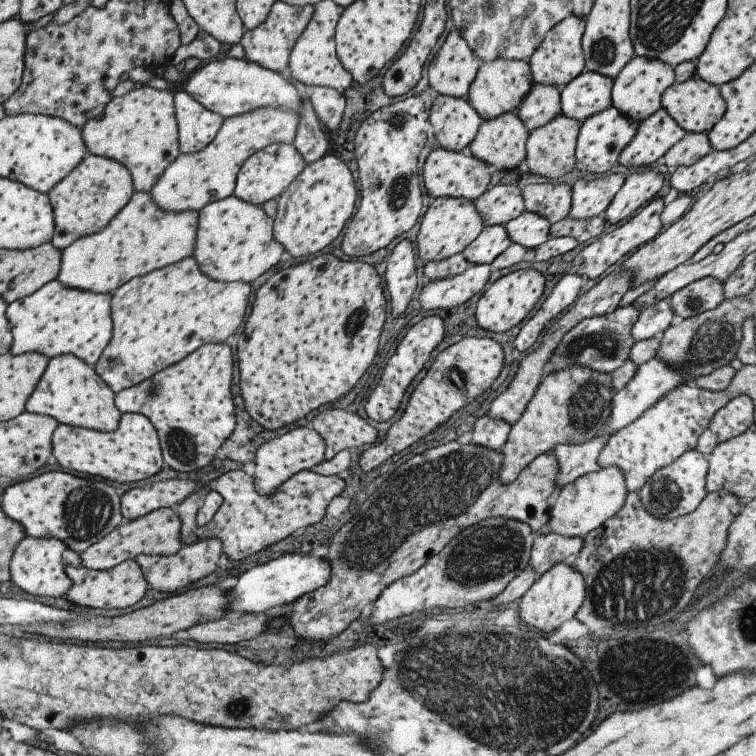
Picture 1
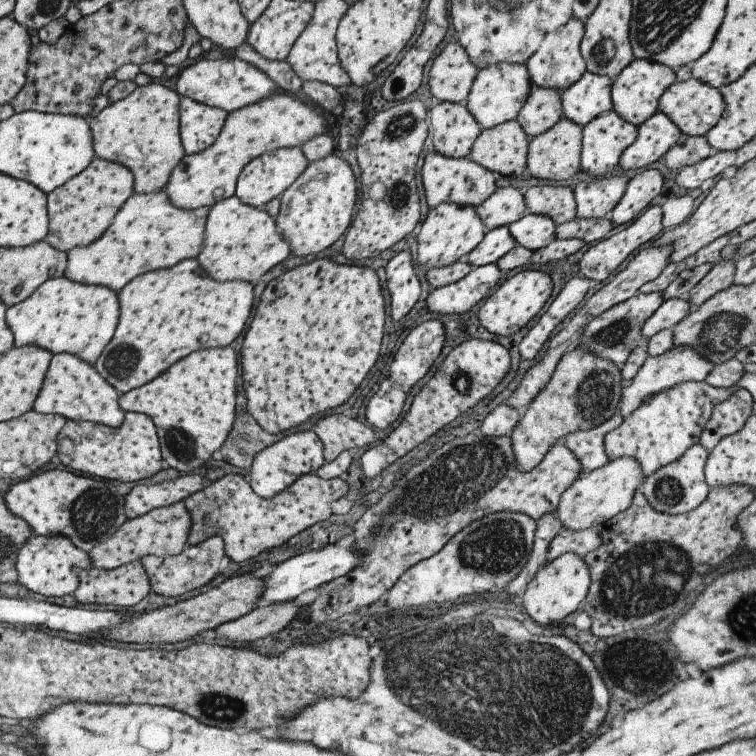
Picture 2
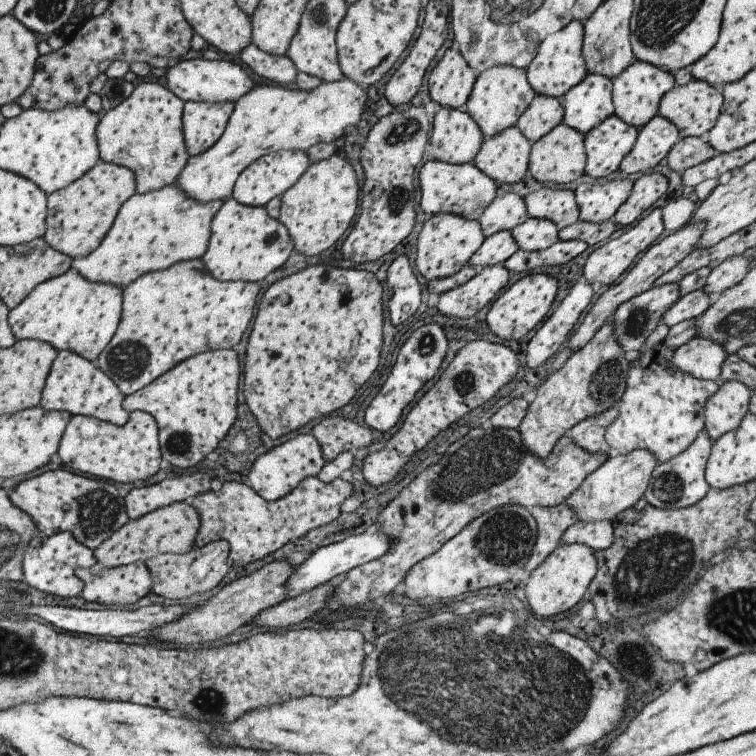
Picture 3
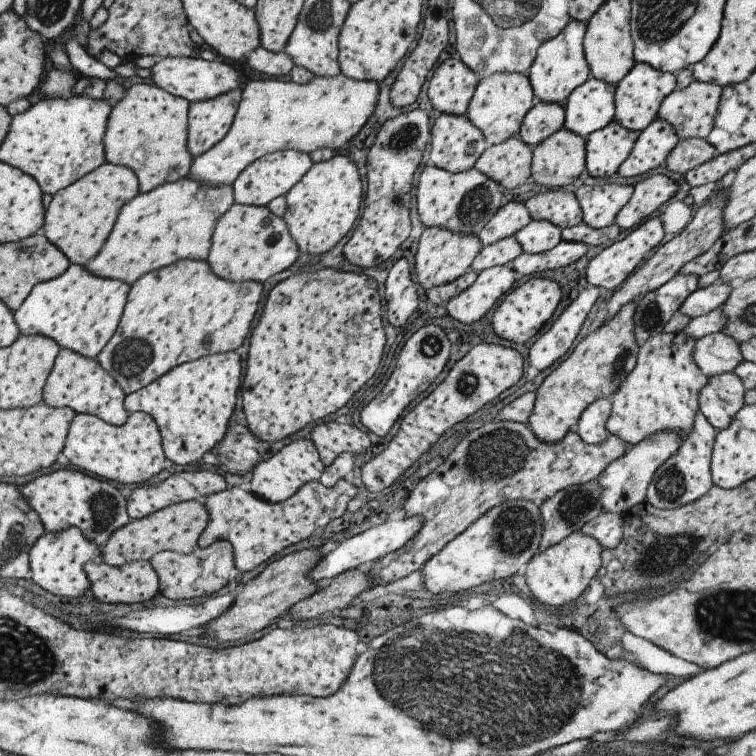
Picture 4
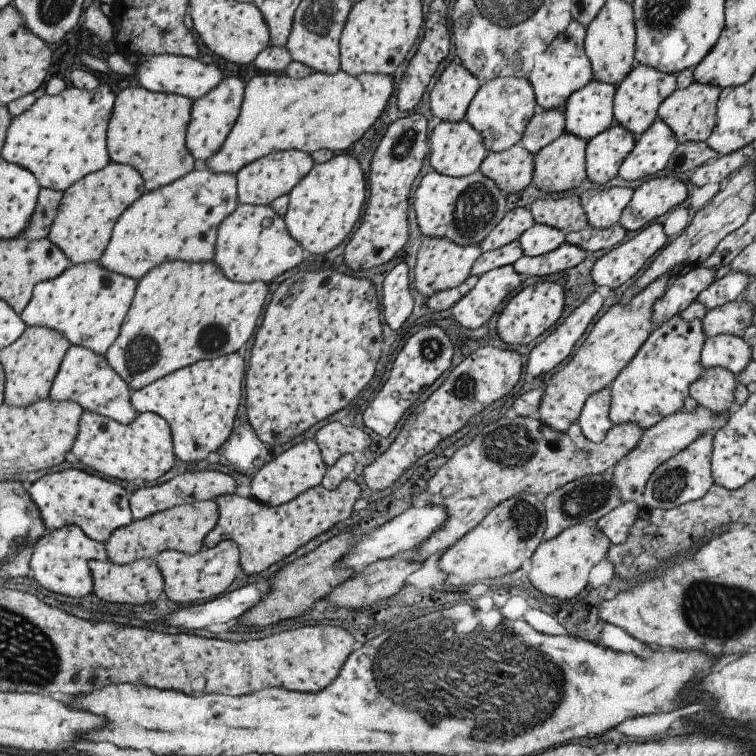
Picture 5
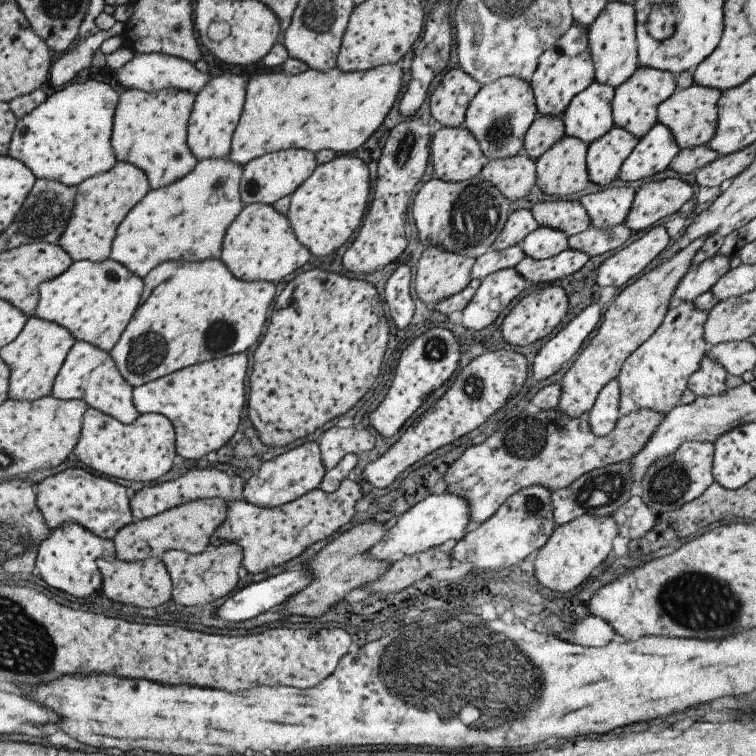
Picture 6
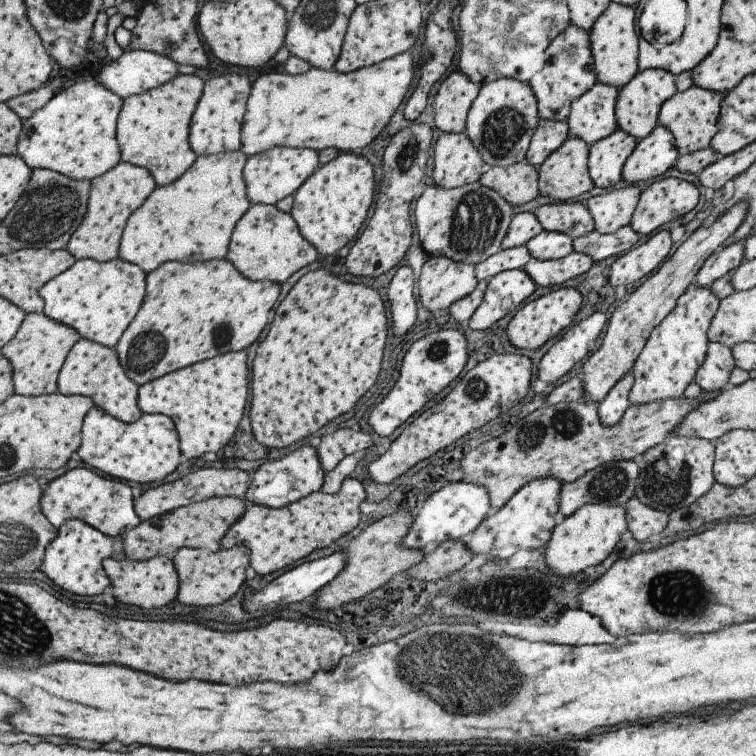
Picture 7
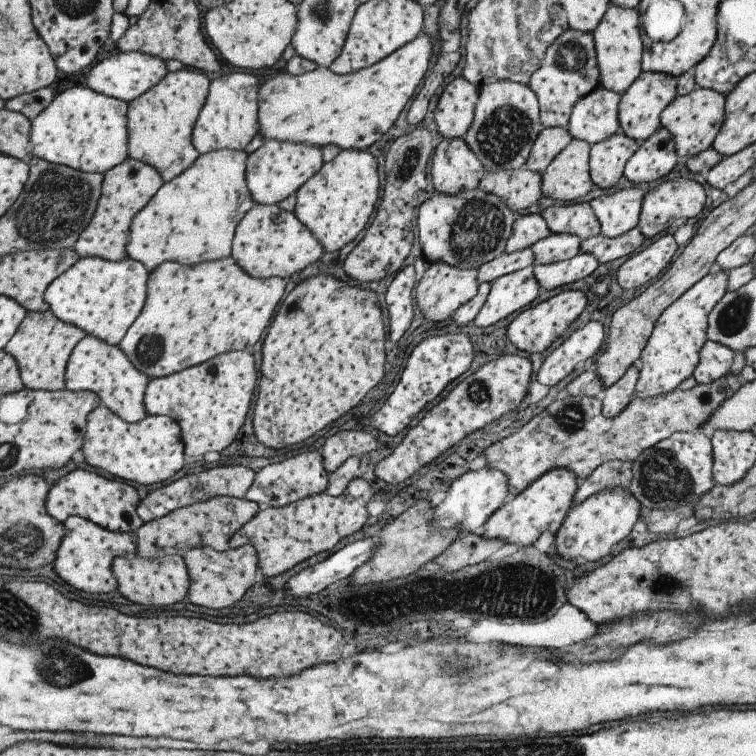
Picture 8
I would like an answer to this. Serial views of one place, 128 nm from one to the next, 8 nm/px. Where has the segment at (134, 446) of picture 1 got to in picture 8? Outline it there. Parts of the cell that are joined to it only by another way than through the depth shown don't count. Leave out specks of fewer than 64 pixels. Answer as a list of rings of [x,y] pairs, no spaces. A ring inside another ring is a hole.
[[[101,404],[86,417],[80,450],[91,468],[143,485],[165,482],[184,466],[180,428],[169,416],[146,415],[139,422],[129,424]]]

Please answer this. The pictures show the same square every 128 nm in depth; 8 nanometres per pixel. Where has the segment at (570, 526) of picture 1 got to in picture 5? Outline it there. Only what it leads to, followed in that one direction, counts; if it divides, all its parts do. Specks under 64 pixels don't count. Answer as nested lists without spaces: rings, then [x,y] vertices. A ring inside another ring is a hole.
[[[697,405],[694,409],[681,410],[664,416],[659,422],[643,430],[639,442],[623,458],[616,462],[612,469],[614,485],[620,492],[622,502],[633,501],[640,507],[643,506],[643,491],[645,483],[653,470],[668,458],[675,456],[688,444],[691,444],[703,433],[714,432],[721,428],[729,418],[731,411],[725,413],[714,413],[704,406]]]

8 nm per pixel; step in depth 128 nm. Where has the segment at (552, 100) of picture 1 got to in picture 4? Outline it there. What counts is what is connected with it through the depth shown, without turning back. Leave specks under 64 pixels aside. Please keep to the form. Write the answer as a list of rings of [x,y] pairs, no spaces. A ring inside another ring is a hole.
[[[535,101],[534,106],[525,114],[519,126],[518,138],[530,148],[551,136],[563,127],[564,108],[562,104]]]

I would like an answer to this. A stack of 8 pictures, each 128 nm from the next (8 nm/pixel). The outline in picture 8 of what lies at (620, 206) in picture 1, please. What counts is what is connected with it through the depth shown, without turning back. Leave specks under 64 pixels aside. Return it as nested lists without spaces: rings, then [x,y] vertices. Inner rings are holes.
[[[673,177],[672,180],[661,182],[647,190],[643,196],[638,222],[637,230],[646,238],[653,238],[659,232],[665,232],[667,228],[671,228],[672,221],[688,220],[701,212],[703,204],[705,203],[705,192],[701,185],[693,180],[683,180],[681,177]]]

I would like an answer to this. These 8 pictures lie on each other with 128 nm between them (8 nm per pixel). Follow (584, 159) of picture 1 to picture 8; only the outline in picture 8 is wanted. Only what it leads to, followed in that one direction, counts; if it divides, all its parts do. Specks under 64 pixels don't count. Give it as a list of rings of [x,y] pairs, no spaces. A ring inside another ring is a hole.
[[[621,132],[591,145],[588,153],[588,174],[593,187],[607,190],[615,186],[621,178],[625,162],[629,161],[631,154],[639,146],[639,142]]]

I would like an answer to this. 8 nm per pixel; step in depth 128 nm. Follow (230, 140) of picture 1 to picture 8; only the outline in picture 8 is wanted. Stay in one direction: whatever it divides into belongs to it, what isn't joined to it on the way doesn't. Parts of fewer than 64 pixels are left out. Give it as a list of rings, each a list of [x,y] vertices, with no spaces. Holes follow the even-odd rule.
[[[421,32],[386,58],[350,74],[337,76],[321,66],[301,75],[277,74],[257,90],[257,134],[263,142],[279,140],[319,148],[333,144],[340,150],[366,151],[393,126],[419,86],[431,54],[431,38]]]

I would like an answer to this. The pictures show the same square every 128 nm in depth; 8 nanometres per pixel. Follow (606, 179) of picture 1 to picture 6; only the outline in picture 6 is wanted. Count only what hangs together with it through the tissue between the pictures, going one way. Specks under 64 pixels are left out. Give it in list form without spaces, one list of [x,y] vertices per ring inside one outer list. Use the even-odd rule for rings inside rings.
[[[629,186],[607,188],[603,192],[581,196],[578,201],[587,213],[591,226],[609,229],[624,222],[634,199],[634,192]]]

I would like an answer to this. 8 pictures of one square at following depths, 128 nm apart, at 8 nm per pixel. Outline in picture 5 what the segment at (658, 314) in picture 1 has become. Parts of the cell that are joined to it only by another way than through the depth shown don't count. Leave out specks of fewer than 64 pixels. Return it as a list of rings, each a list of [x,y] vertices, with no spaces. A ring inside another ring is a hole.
[[[723,270],[715,280],[702,290],[695,301],[699,301],[706,310],[724,305],[742,296],[749,280],[744,272]]]

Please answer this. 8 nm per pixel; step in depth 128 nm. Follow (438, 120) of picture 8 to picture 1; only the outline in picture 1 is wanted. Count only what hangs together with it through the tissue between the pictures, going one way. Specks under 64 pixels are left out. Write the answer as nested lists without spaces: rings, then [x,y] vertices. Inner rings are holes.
[[[454,30],[431,58],[427,70],[429,87],[438,95],[466,99],[480,64],[481,60],[469,49],[459,32]]]

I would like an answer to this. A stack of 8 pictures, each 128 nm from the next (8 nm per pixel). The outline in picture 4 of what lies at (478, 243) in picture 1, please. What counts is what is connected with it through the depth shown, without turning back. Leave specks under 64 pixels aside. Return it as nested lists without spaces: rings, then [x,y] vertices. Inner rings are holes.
[[[512,235],[499,240],[499,242],[482,246],[481,250],[477,252],[477,256],[471,261],[469,269],[480,273],[493,266],[509,265],[521,252],[520,245]]]

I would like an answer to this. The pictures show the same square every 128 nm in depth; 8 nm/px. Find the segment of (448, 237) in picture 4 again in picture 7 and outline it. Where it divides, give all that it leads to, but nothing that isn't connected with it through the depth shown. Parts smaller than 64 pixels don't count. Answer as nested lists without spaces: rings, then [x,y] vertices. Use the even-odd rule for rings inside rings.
[[[428,256],[417,280],[417,292],[423,308],[443,318],[449,306],[471,294],[477,283],[474,265]]]

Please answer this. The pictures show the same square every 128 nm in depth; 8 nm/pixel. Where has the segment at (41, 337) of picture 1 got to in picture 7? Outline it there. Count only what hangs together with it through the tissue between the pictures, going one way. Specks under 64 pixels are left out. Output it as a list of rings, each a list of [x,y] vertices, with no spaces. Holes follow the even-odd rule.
[[[119,257],[105,262],[77,259],[67,270],[45,282],[38,290],[44,304],[42,313],[73,328],[81,338],[113,349],[141,306],[145,275],[140,266]]]

